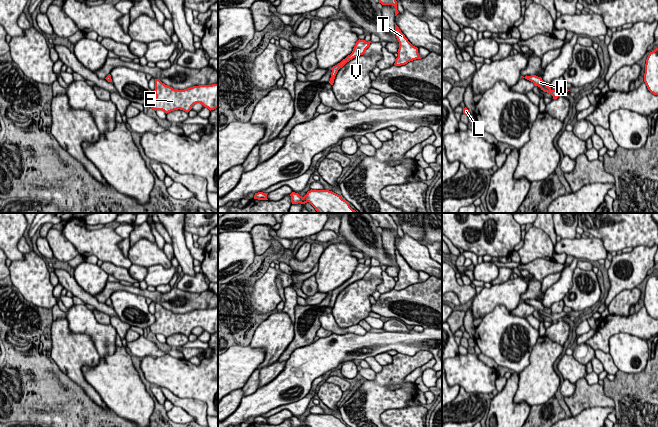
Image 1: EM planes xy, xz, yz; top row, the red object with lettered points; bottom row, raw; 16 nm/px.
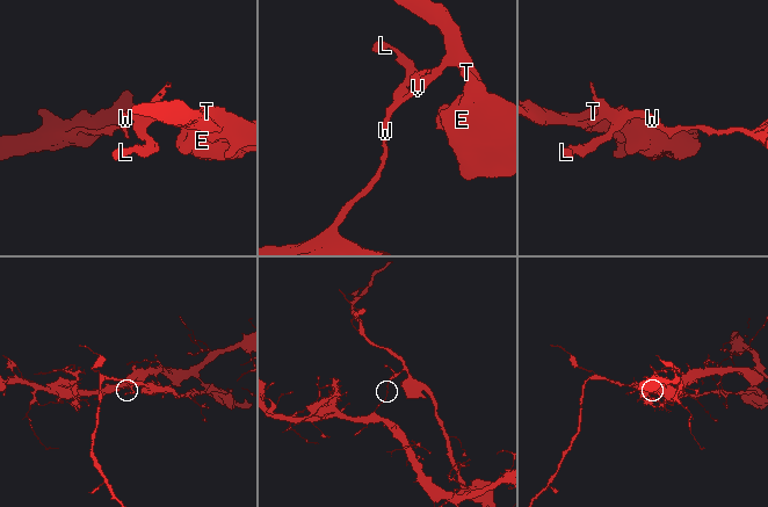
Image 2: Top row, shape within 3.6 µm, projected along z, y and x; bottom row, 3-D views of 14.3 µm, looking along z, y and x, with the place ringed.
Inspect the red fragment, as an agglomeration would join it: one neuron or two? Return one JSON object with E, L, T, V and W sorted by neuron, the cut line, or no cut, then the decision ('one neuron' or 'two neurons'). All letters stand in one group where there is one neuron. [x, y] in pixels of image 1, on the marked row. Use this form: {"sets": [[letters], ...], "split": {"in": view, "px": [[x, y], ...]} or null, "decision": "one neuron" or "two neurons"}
{"sets": [["E", "L", "T", "V"], ["W"]], "split": {"in": "yz", "px": [[531, 75], [534, 78], [534, 82]]}, "decision": "two neurons"}

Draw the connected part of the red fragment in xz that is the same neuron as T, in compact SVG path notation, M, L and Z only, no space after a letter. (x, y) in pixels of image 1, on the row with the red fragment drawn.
M395 24L396 38L399 42L398 57L395 59L395 66L405 65L410 61L421 59L418 48L413 46L405 35L401 32L399 27Z

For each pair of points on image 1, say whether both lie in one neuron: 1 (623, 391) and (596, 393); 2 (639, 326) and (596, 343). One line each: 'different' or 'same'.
1: different
2: same

